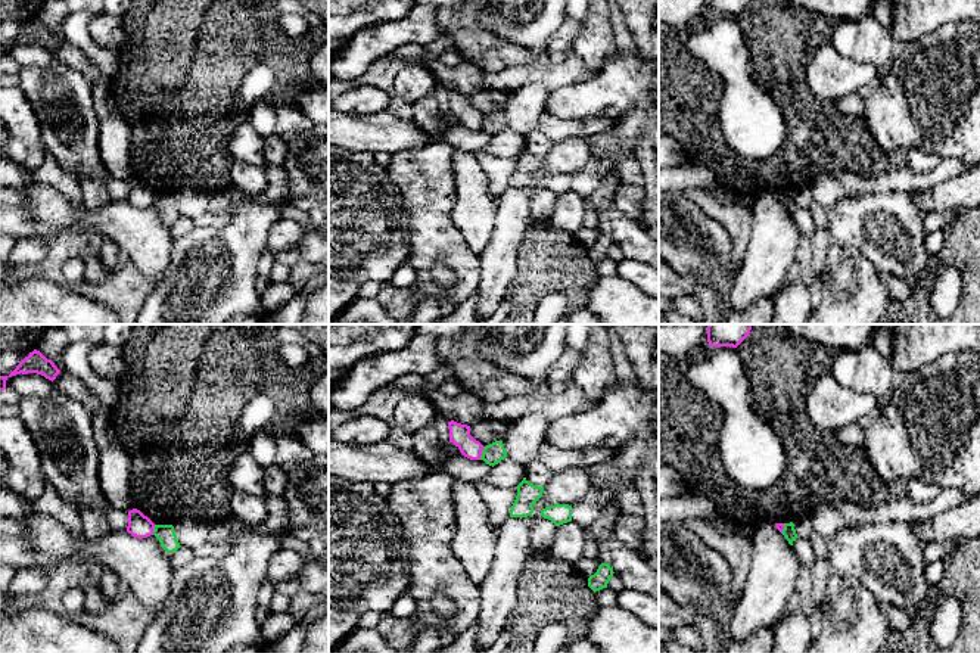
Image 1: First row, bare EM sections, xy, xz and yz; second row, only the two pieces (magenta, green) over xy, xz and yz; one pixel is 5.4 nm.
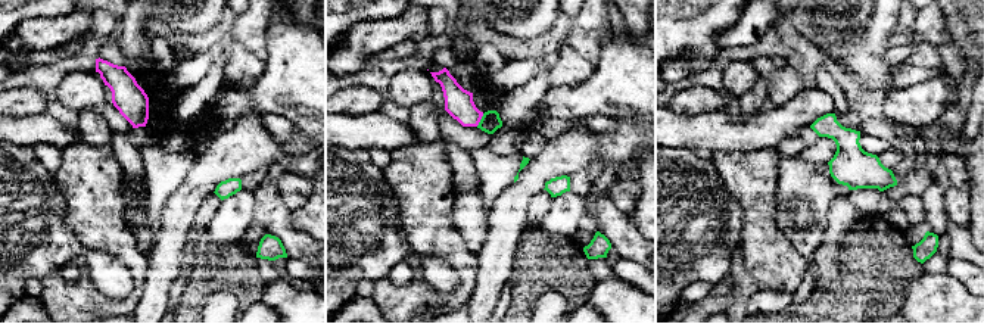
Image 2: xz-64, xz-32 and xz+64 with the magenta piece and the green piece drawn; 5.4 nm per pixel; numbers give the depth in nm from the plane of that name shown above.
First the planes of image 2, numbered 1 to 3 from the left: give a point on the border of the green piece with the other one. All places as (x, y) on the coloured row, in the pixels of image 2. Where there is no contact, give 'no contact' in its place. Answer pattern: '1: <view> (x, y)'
1: no contact
2: xz-32 (480, 118)
3: no contact

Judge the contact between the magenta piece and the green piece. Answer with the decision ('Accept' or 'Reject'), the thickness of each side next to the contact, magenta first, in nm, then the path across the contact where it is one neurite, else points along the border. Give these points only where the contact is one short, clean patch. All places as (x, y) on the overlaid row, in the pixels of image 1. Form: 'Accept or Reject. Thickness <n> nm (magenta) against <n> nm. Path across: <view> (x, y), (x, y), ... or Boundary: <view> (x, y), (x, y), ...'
Reject. Thickness 110 nm (magenta) against 110 nm. Boundary: xz (484, 447), (479, 459)

